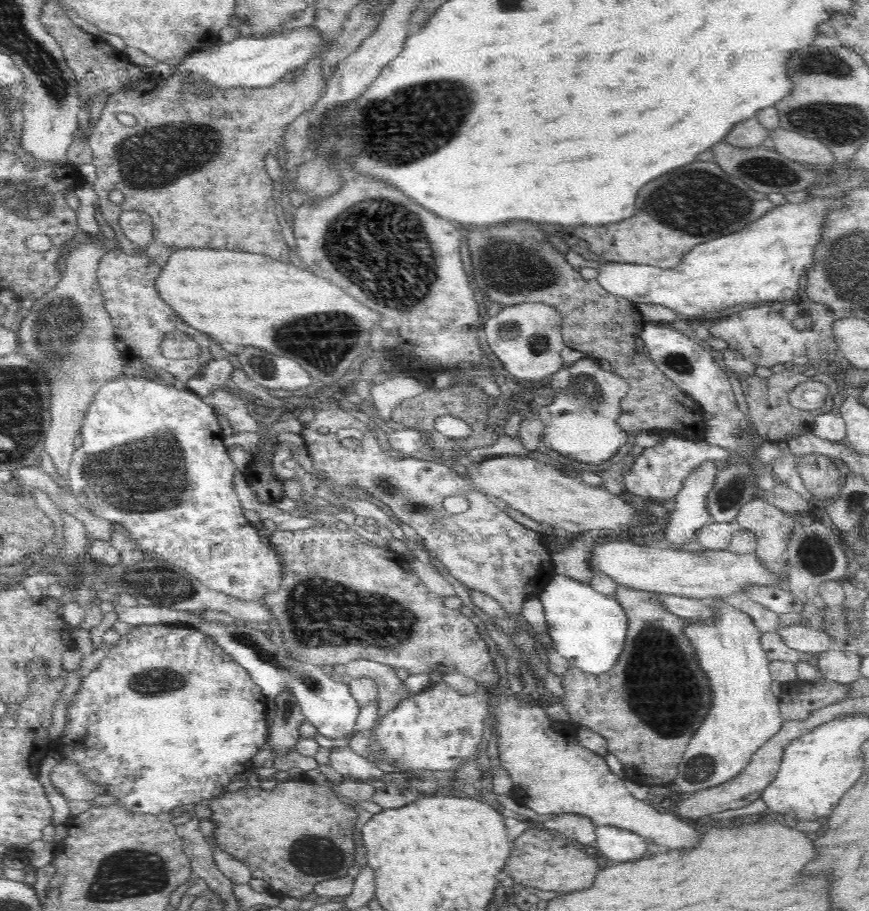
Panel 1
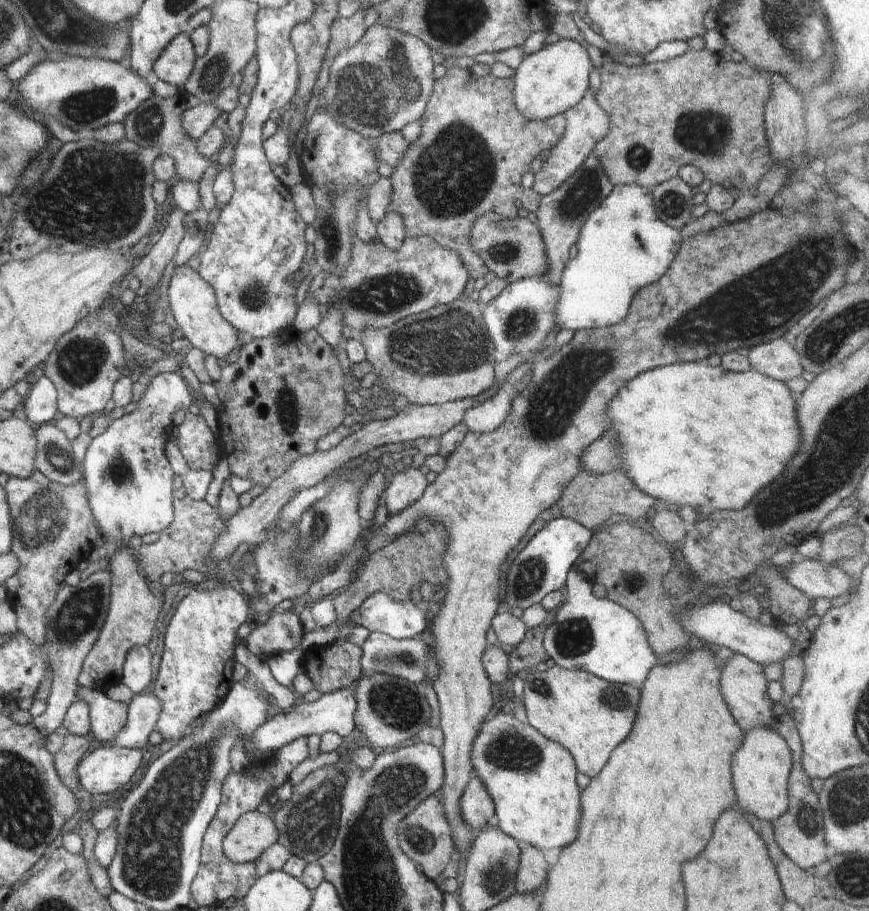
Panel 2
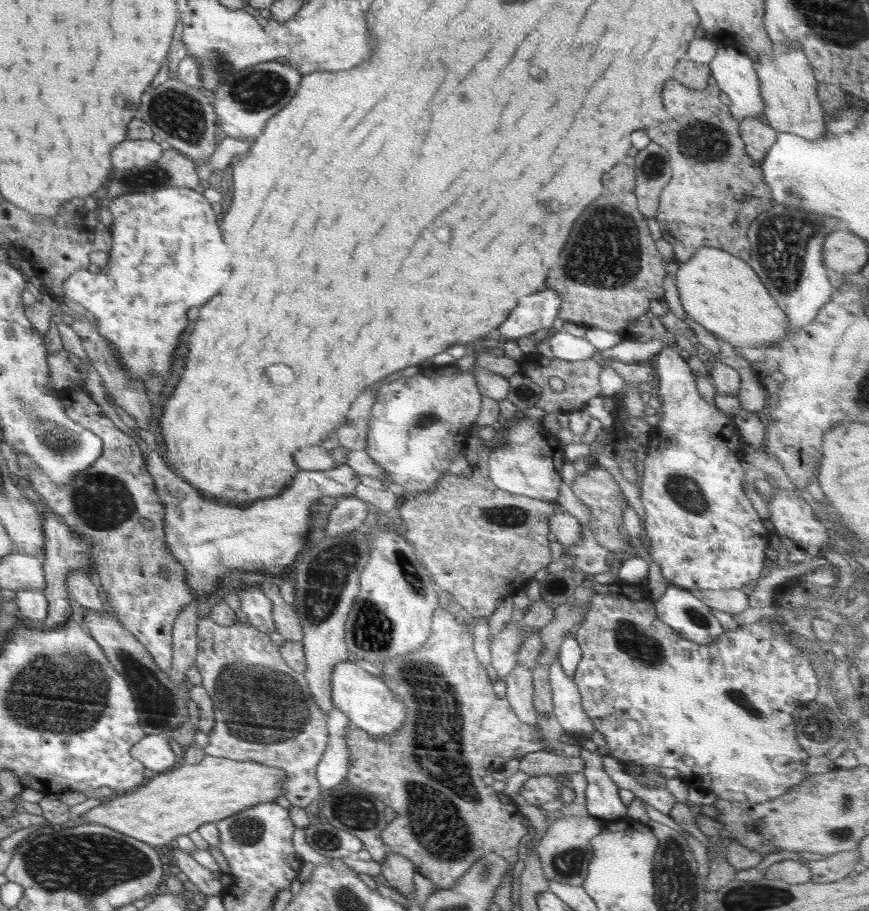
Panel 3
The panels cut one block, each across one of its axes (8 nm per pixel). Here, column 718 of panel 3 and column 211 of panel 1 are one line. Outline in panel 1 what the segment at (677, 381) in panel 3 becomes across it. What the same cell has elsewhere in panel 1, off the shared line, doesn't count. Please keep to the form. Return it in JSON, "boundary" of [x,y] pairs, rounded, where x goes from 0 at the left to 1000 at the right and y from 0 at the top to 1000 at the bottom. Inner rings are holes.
{"boundary":[[[159,409],[155,413],[145,411],[125,417],[112,431],[102,452],[98,457],[92,475],[94,487],[85,495],[78,527],[81,528],[81,540],[97,558],[119,570],[140,575],[150,584],[151,589],[159,597],[159,602],[167,605],[169,609],[192,615],[214,625],[214,628],[228,636],[237,645],[278,659],[299,660],[305,652],[315,650],[323,643],[325,627],[321,610],[310,595],[304,596],[299,593],[297,582],[281,568],[280,558],[268,535],[269,523],[272,523],[273,517],[272,510],[267,508],[262,493],[255,488],[261,483],[261,479],[255,474],[250,454],[232,440],[232,437],[216,427],[205,428],[205,426],[167,409]]]}

